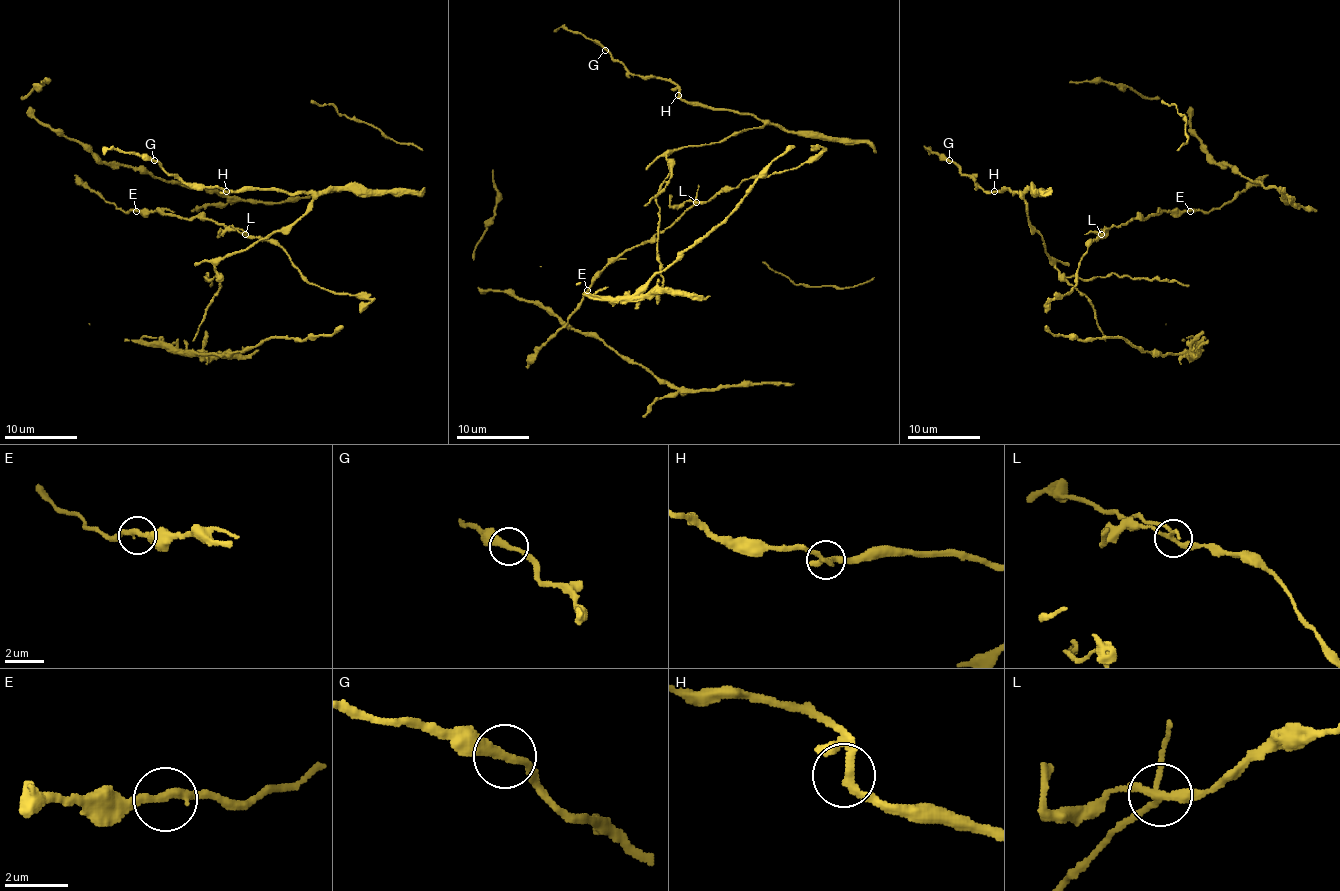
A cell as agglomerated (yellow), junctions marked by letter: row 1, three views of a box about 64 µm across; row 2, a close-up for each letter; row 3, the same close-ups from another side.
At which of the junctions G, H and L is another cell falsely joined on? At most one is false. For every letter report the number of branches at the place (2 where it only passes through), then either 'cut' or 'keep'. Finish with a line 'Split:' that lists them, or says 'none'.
G: 2 | keep
H: 3 | keep
L: 4 | cut
Split: L

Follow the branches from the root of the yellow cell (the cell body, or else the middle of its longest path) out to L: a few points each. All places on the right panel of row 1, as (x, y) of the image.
L: (1152, 215), (1112, 225), (1101, 234)

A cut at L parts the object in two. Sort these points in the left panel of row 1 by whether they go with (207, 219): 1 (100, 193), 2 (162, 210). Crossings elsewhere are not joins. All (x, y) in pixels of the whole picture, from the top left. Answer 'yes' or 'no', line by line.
1: yes
2: yes

